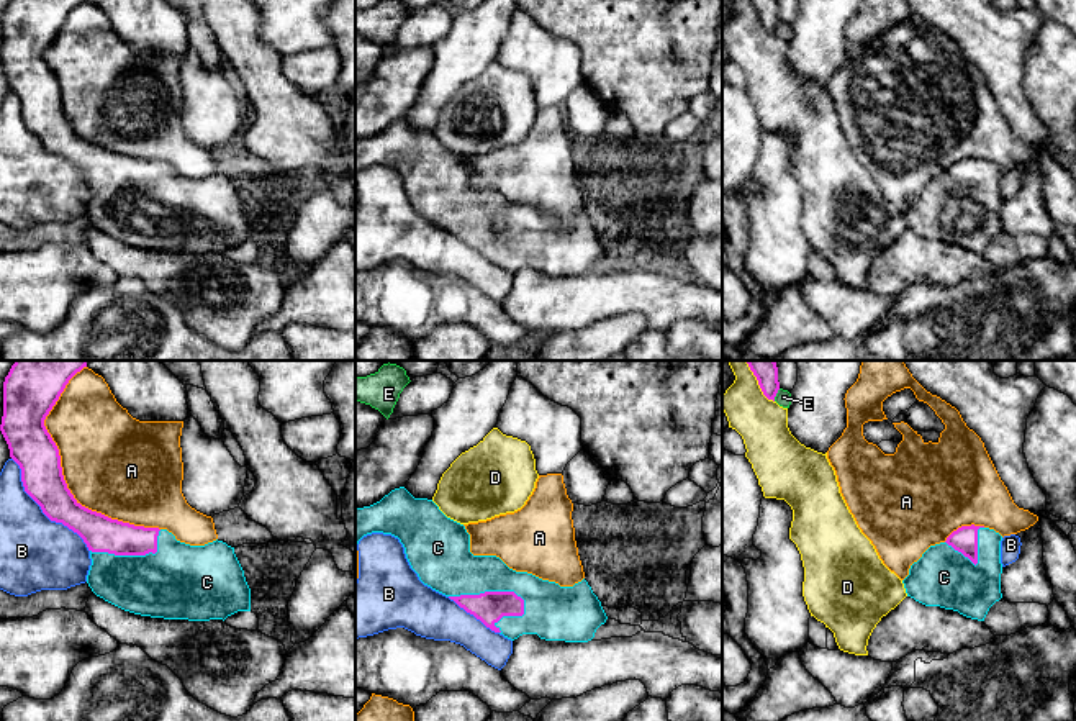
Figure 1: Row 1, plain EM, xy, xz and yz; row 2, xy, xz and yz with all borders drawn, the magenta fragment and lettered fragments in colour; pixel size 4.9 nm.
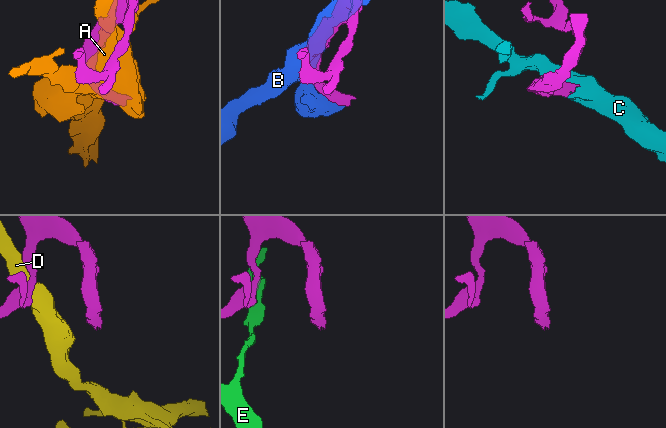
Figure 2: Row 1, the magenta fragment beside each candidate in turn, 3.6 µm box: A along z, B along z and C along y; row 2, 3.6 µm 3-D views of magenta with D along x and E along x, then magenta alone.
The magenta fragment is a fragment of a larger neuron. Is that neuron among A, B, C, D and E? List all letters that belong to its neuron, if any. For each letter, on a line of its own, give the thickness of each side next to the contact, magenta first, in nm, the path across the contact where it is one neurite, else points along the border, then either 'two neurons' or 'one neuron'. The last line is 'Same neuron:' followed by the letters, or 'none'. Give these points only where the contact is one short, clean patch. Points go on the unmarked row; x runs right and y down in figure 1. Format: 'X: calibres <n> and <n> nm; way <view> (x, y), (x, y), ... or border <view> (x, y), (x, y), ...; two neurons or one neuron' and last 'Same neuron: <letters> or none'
A: calibres 220 and 500 nm; two neurons
B: calibres 200 and 360 nm; two neurons
C: calibres 160 and 260 nm; one neuron
D: calibres 100 and 240 nm; two neurons
E: calibres 100 and 80 nm; two neurons
Same neuron: C

